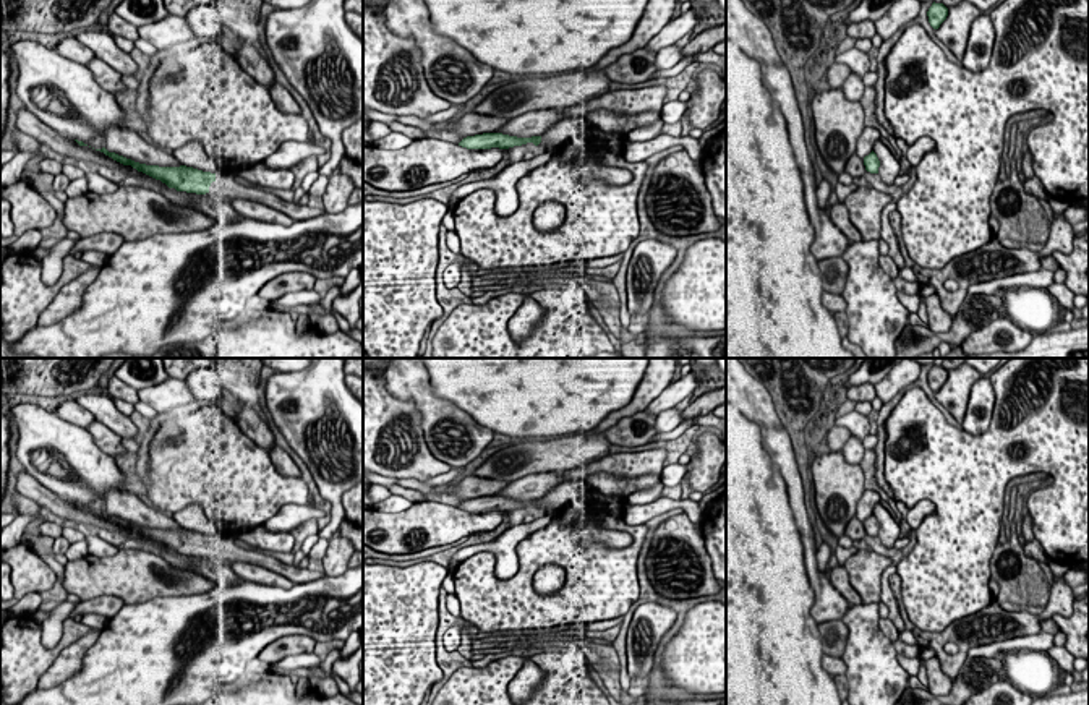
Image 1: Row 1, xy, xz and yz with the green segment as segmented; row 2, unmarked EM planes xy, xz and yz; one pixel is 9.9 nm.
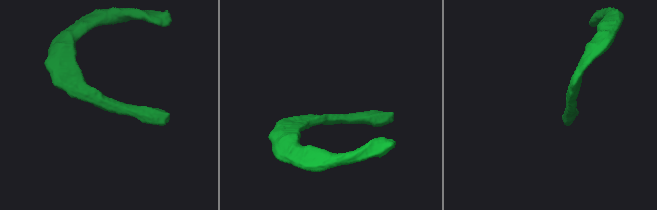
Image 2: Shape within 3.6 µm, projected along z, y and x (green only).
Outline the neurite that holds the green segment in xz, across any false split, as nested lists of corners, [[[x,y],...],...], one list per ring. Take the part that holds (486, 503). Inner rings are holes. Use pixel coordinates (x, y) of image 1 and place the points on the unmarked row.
[[[473,475],[462,476],[455,483],[452,483],[455,494],[465,499],[459,506],[459,509],[467,512],[491,512],[491,511],[509,512],[527,506],[533,506],[535,509],[541,506],[541,499],[517,501],[502,498],[499,493],[507,485],[509,481],[489,480]]]

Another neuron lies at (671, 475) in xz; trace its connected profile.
[[[666,465],[661,472],[661,483],[664,485],[664,488],[674,488],[684,481],[685,472],[687,465]]]

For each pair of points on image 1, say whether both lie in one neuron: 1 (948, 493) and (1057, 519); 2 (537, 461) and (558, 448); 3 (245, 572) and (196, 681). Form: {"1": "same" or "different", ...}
{"1": "same", "2": "same", "3": "different"}

